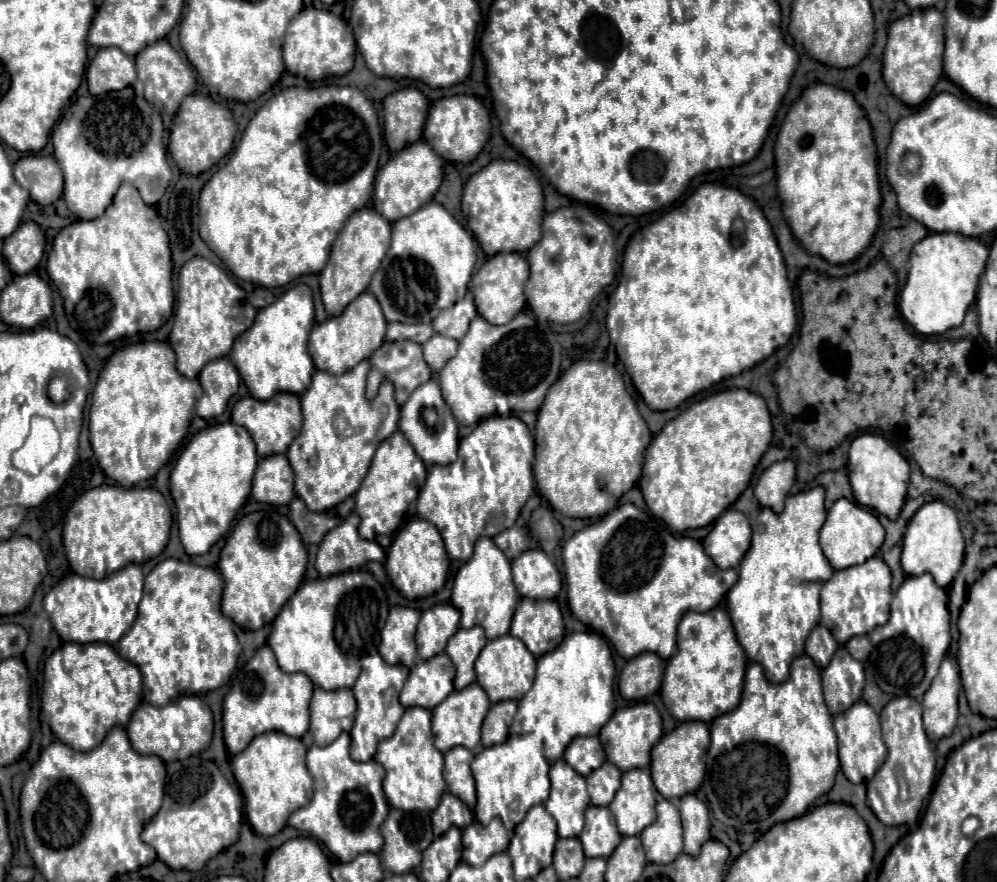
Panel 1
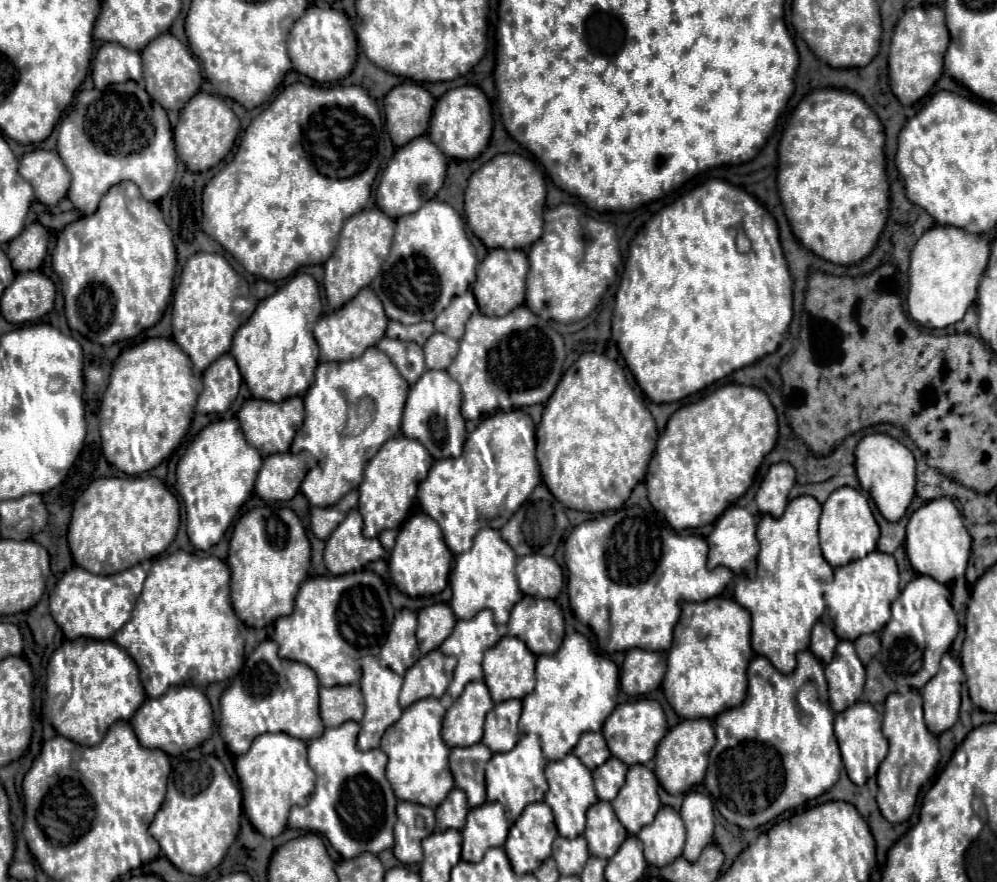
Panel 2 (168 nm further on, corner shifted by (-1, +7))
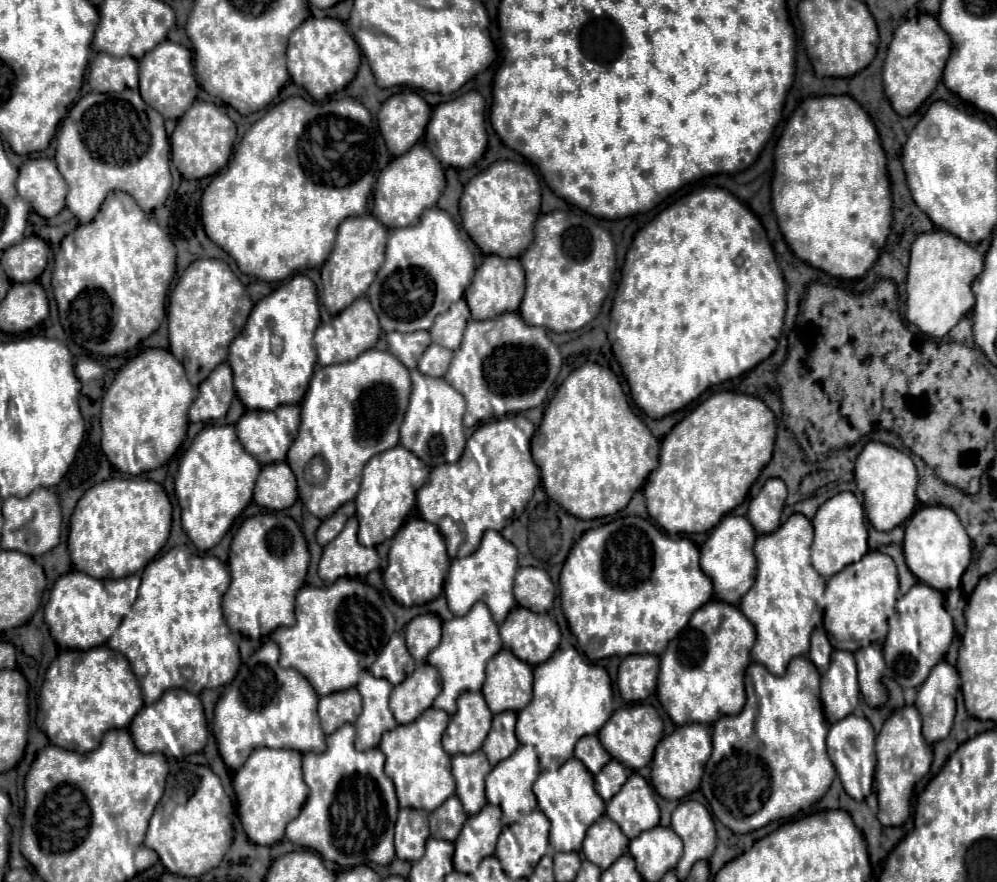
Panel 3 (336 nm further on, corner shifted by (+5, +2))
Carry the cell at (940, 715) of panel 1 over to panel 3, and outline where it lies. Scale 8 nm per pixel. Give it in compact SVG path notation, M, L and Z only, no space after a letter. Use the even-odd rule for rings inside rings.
M941 660L929 674L929 678L919 686L915 706L923 720L923 736L929 744L947 738L953 716L955 716L955 696L959 690L959 674L955 666Z

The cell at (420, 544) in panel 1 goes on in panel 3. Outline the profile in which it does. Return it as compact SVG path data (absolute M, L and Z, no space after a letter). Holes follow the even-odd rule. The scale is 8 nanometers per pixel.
M423 518L409 520L401 530L395 534L391 550L389 550L389 566L383 572L383 582L395 602L401 606L421 606L431 600L435 600L441 590L443 582L449 570L449 556L445 550L445 540L441 538L441 532L431 522L425 522ZM439 576L441 576L441 588L439 588Z

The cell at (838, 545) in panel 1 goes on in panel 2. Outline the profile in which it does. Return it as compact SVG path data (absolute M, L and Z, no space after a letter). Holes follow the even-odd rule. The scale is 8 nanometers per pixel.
M841 487L833 491L829 499L823 503L823 513L819 519L819 539L821 539L823 557L831 567L847 565L875 551L879 539L879 525L873 517L869 501L853 487Z

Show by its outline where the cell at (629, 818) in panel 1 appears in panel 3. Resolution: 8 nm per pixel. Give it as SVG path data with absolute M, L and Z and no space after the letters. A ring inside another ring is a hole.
M631 774L619 794L607 802L607 816L621 826L627 838L637 838L637 834L659 824L655 790L639 774Z

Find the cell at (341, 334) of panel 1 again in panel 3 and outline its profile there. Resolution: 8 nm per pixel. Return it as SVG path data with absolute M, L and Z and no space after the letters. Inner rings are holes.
M357 298L351 306L347 306L341 314L337 314L329 324L321 324L315 332L315 344L317 344L317 362L321 366L329 364L339 364L339 362L349 362L355 360L361 352L369 350L375 346L379 340L381 326L377 322L377 314L373 314L373 308L369 306L369 298Z

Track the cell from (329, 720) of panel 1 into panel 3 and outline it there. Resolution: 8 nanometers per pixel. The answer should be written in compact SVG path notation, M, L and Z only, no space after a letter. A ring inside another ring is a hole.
M357 688L333 692L329 696L319 698L319 720L325 734L333 734L333 730L341 728L347 722L353 724L359 712L361 712L361 696Z

